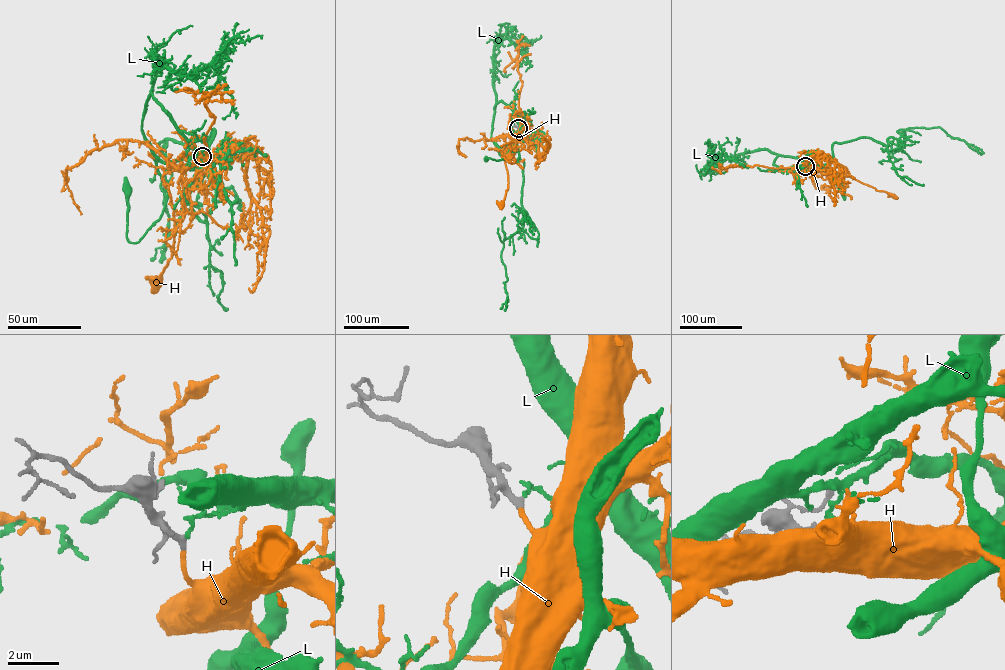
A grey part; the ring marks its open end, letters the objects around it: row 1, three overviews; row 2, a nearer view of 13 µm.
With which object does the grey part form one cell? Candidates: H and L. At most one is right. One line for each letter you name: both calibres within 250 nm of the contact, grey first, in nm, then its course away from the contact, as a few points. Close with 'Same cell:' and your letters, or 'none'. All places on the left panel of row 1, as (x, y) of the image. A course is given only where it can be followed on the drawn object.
H: calibres 200 and 180 nm; course (202, 156), (201, 161), (189, 168), (169, 171), (162, 177), (173, 209), (173, 252), (153, 284)
Same cell: H

